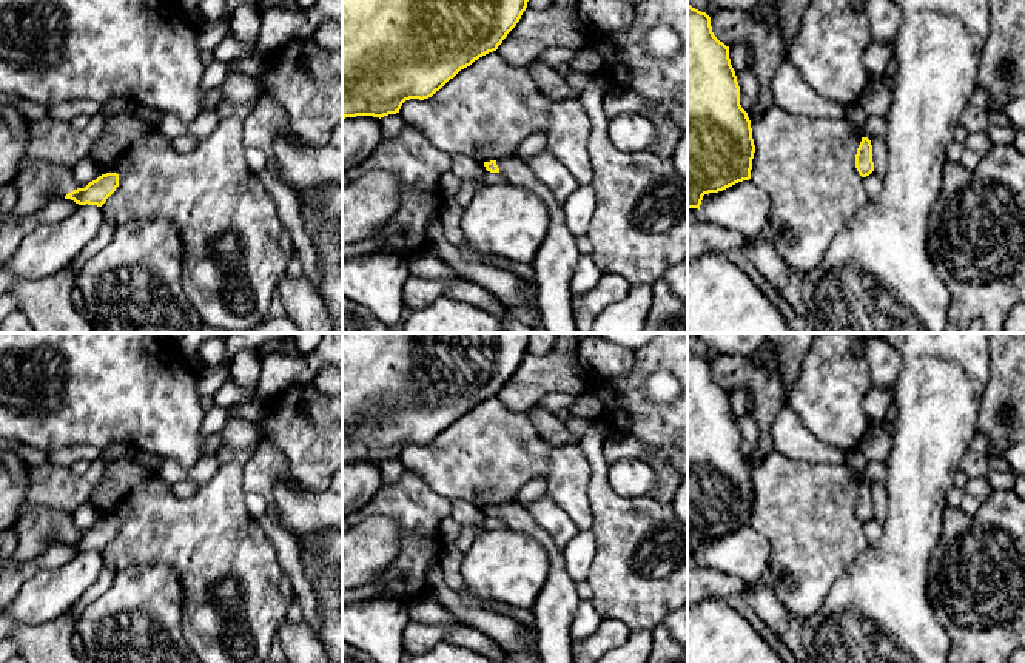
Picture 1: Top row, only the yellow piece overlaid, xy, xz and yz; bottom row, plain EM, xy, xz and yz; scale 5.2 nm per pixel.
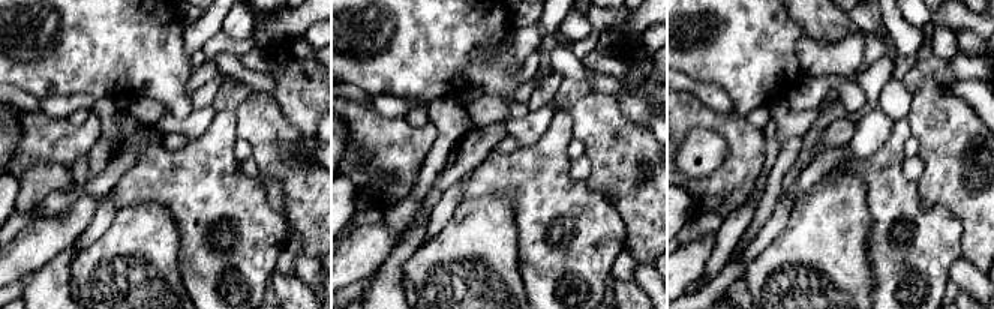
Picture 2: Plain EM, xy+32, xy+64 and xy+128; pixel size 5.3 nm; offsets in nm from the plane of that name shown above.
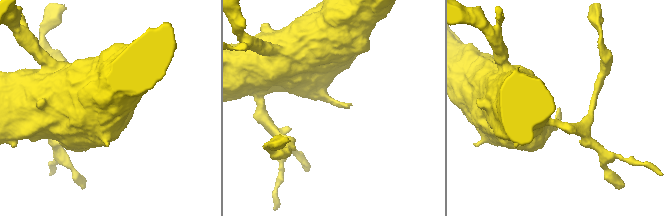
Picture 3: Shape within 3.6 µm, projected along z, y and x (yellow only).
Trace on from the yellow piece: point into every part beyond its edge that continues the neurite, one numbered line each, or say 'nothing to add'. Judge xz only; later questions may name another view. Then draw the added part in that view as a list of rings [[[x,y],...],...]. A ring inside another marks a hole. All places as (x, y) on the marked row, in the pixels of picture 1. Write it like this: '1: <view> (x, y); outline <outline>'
1: xz (554, 265); outline [[[515,154],[498,159],[496,165],[506,182],[535,193],[549,208],[550,222],[532,262],[543,325],[547,333],[578,333],[572,313],[572,278],[581,253],[566,227],[563,205]]]

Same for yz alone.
nothing to add

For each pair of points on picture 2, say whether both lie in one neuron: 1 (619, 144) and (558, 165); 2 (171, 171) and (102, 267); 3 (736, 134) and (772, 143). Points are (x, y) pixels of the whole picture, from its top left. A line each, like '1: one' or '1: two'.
1: two
2: two
3: two

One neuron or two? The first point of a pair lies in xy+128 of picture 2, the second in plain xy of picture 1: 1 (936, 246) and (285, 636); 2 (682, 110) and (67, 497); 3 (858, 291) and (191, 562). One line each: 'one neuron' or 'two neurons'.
1: two neurons
2: one neuron
3: two neurons

